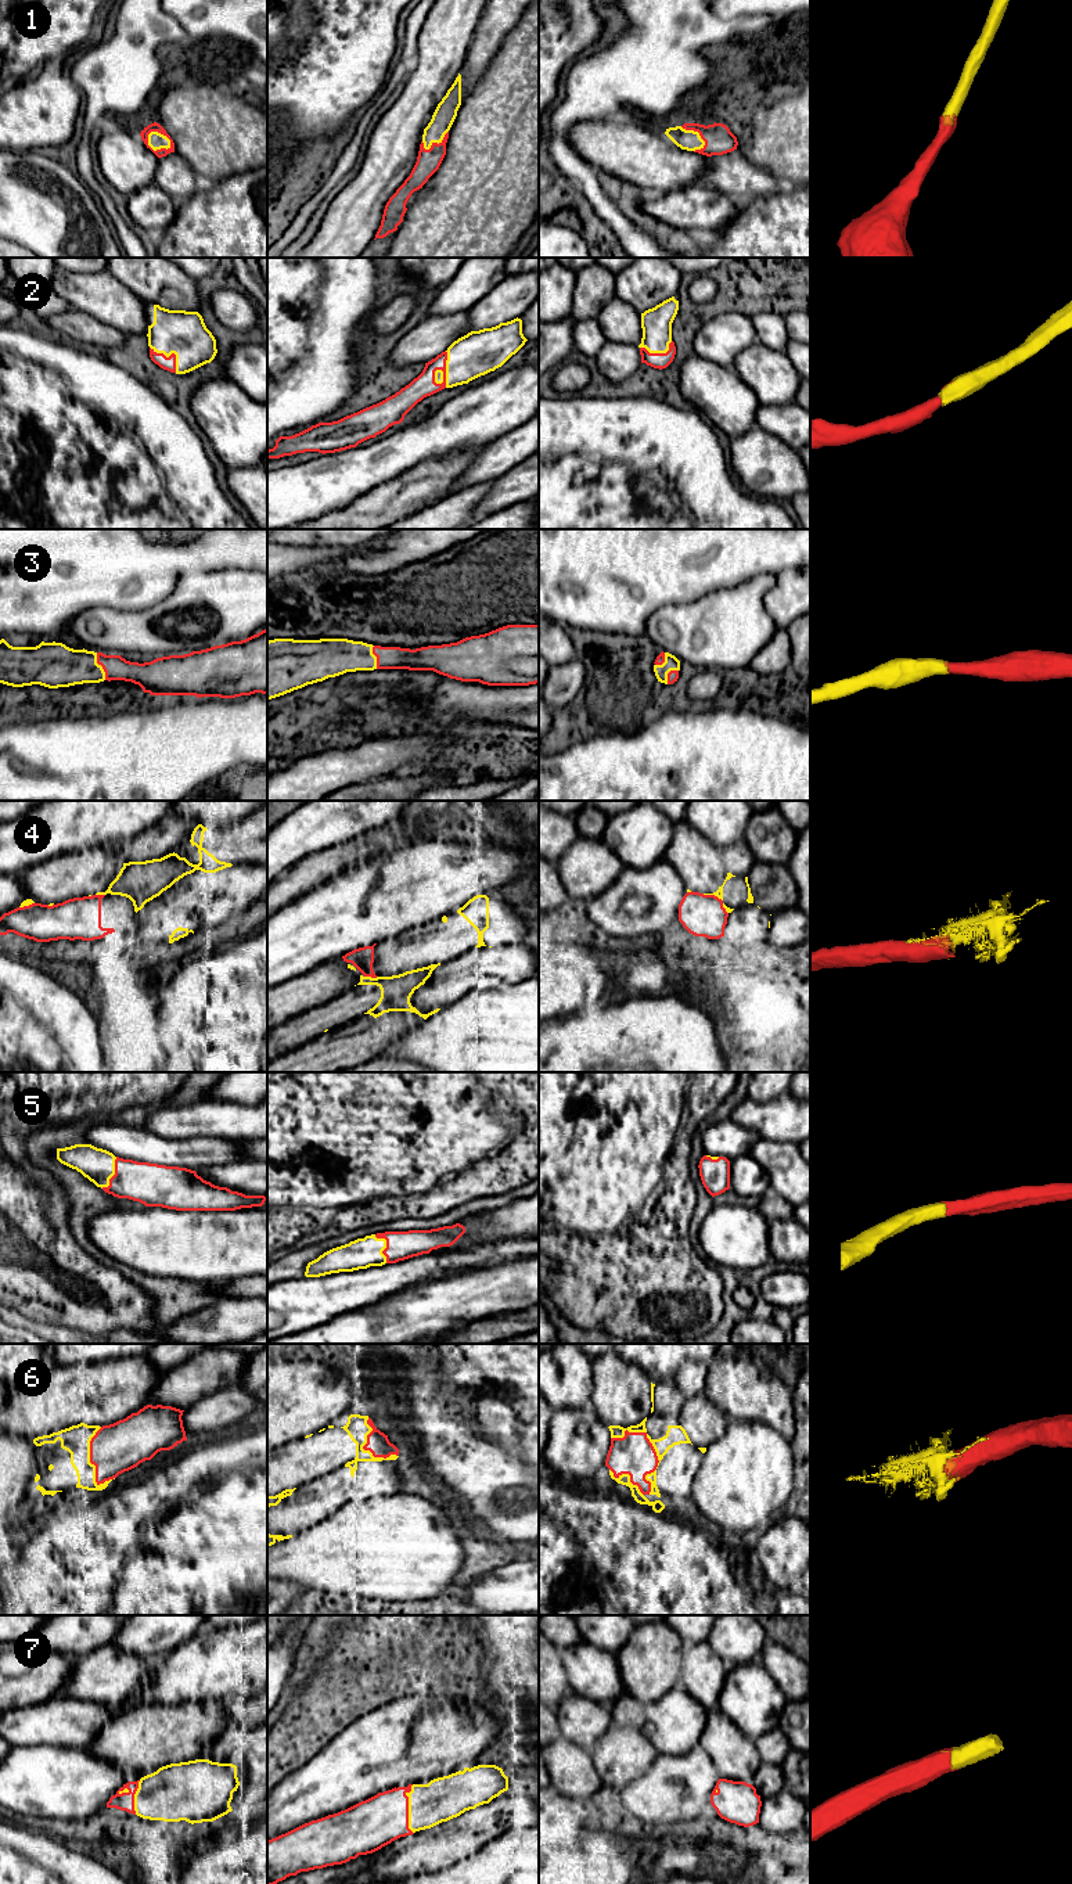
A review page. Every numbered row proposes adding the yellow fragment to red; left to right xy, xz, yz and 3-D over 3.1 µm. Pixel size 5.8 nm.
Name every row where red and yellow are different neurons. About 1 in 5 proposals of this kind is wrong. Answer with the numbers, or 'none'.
4, 6

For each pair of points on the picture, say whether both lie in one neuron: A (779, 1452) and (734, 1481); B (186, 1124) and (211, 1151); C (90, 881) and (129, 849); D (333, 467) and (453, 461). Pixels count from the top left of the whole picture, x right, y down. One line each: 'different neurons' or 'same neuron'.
A: same neuron
B: different neurons
C: different neurons
D: different neurons

